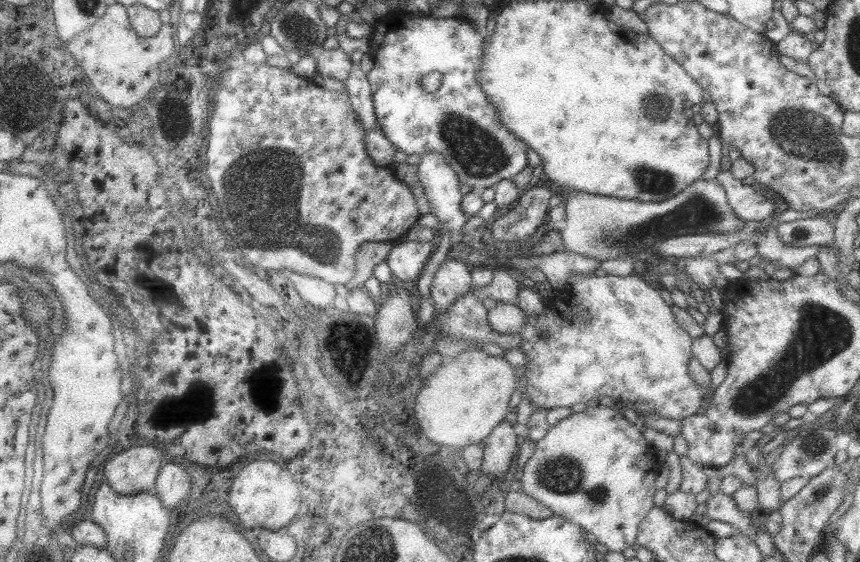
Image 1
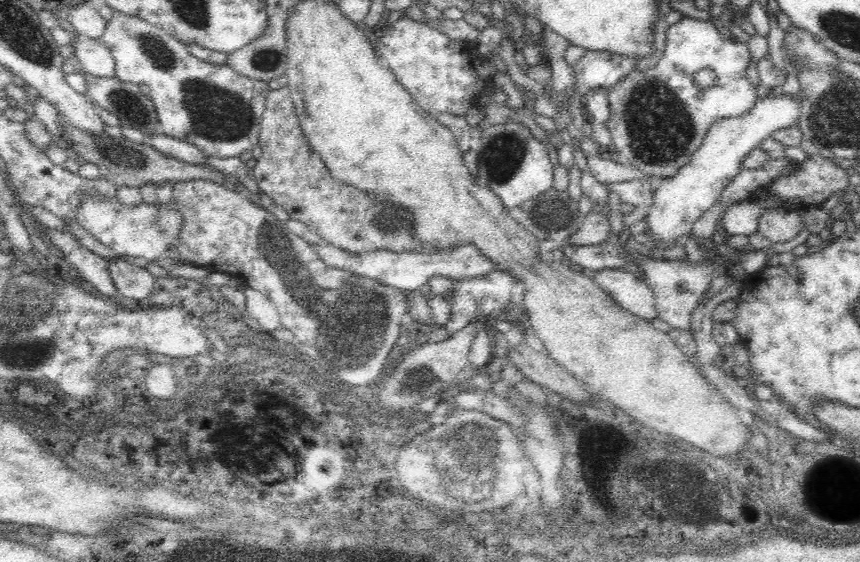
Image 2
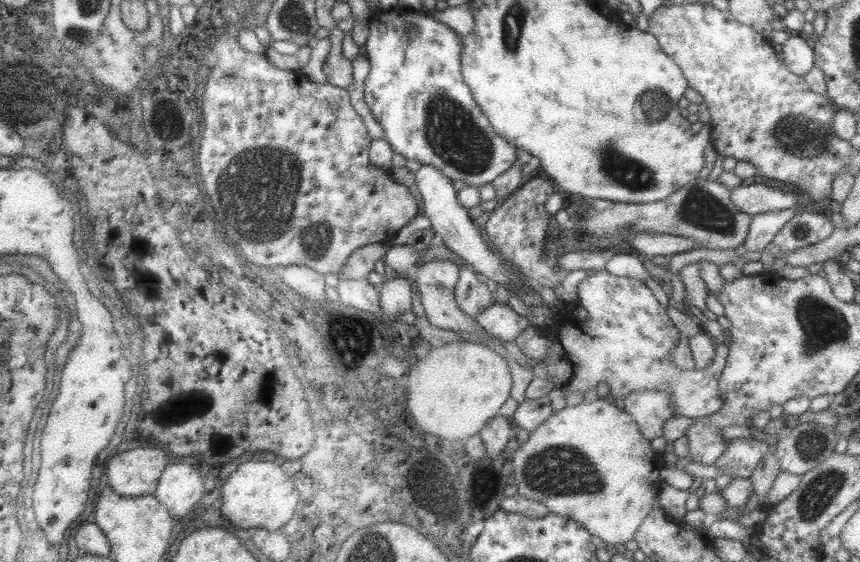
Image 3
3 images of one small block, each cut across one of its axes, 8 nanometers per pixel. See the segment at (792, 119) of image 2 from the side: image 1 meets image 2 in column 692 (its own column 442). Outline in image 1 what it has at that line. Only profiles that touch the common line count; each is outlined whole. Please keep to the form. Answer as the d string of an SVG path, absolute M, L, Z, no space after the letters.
M431 152L420 157L417 174L430 212L441 222L443 229L453 234L454 241L460 240L460 230L468 217L461 207L463 194L456 172L439 152Z

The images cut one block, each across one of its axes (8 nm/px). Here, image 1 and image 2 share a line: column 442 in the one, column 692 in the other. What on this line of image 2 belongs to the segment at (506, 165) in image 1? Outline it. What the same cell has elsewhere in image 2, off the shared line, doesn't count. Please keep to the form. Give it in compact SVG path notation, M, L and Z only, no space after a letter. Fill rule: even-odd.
M682 17L667 29L666 47L656 65L644 72L634 68L630 74L618 80L618 84L606 90L606 98L610 101L608 129L613 144L611 153L619 163L636 166L655 181L677 176L682 166L692 160L713 124L750 112L757 100L755 86L746 78L746 68L751 60L747 42L732 38L726 40L710 21L694 18ZM704 68L716 73L716 82L705 89L694 83L694 74Z

